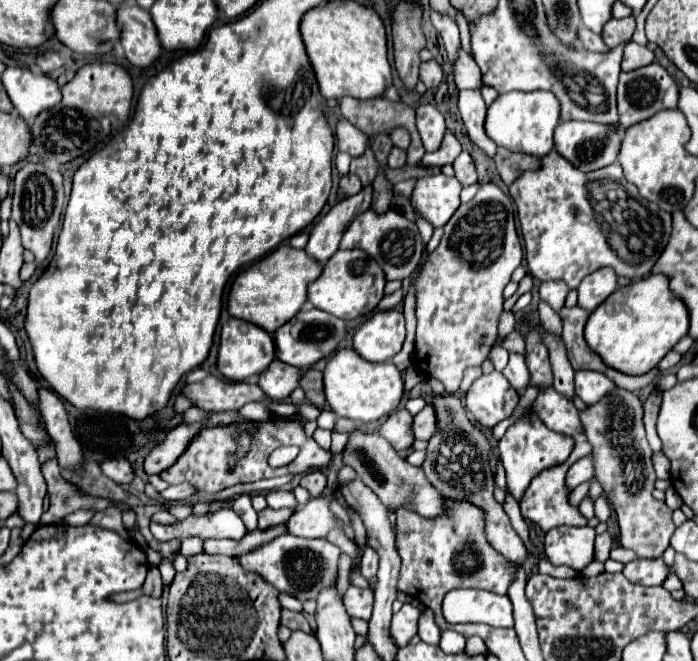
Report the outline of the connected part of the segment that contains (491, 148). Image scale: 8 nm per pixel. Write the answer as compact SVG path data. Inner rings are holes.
M460 90L458 96L458 110L462 116L462 122L466 126L466 132L470 136L470 140L484 150L490 158L494 158L496 154L496 144L488 138L488 134L484 134L484 114L486 114L486 104L480 96L480 90Z

